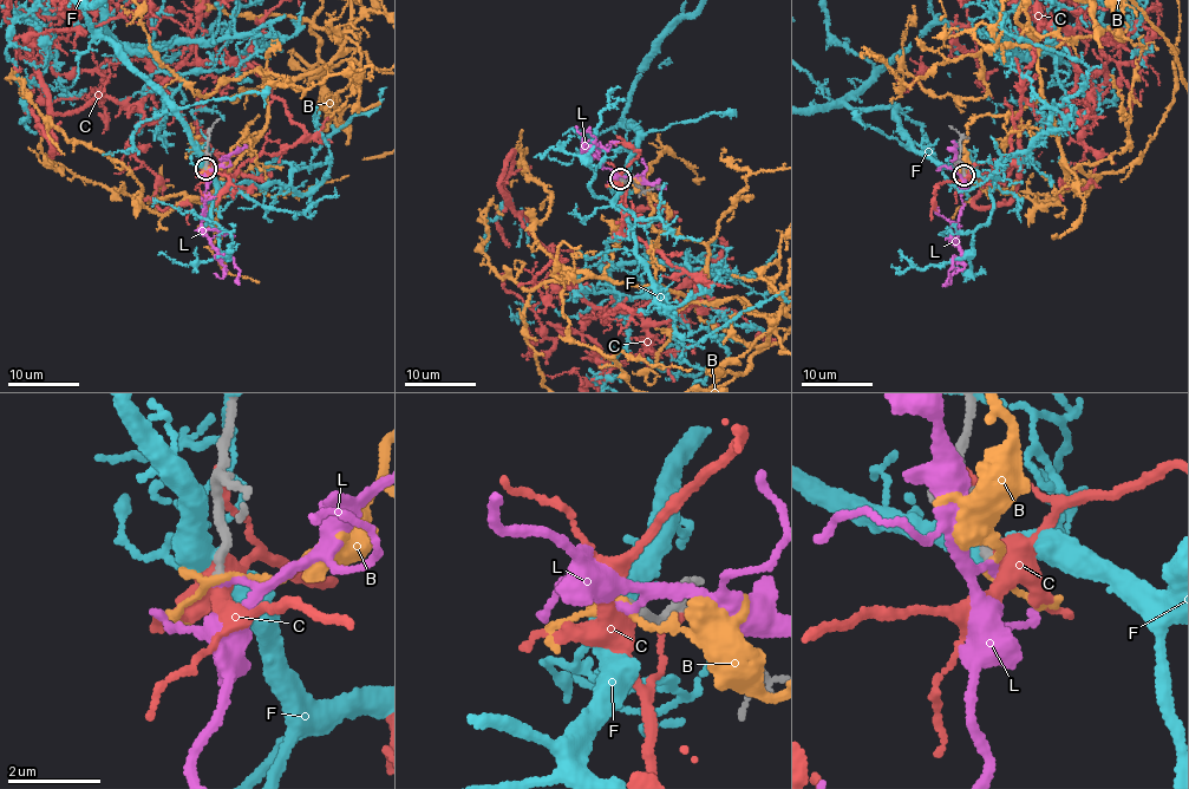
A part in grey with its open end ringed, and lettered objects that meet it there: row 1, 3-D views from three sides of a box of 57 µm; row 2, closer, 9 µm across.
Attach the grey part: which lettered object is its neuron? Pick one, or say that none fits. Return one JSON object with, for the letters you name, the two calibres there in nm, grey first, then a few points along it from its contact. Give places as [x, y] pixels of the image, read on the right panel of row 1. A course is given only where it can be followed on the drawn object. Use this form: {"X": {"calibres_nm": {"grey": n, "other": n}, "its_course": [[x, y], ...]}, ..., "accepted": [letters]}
{"accepted": []}

